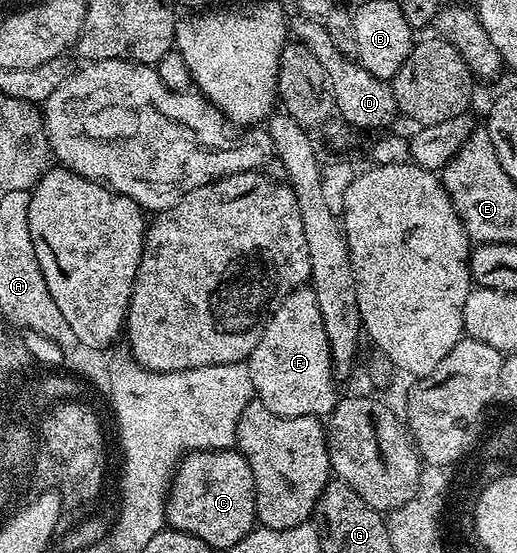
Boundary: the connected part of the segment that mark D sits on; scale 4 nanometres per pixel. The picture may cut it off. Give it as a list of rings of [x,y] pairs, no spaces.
[[[300,18],[297,24],[295,21],[294,36],[299,43],[311,50],[318,58],[318,62],[322,62],[322,68],[326,70],[332,83],[336,112],[347,125],[354,128],[355,126],[358,128],[384,128],[387,124],[398,120],[398,109],[391,83],[370,74],[370,70],[366,70],[355,59],[342,55],[334,38],[328,33],[327,27],[319,19]]]

